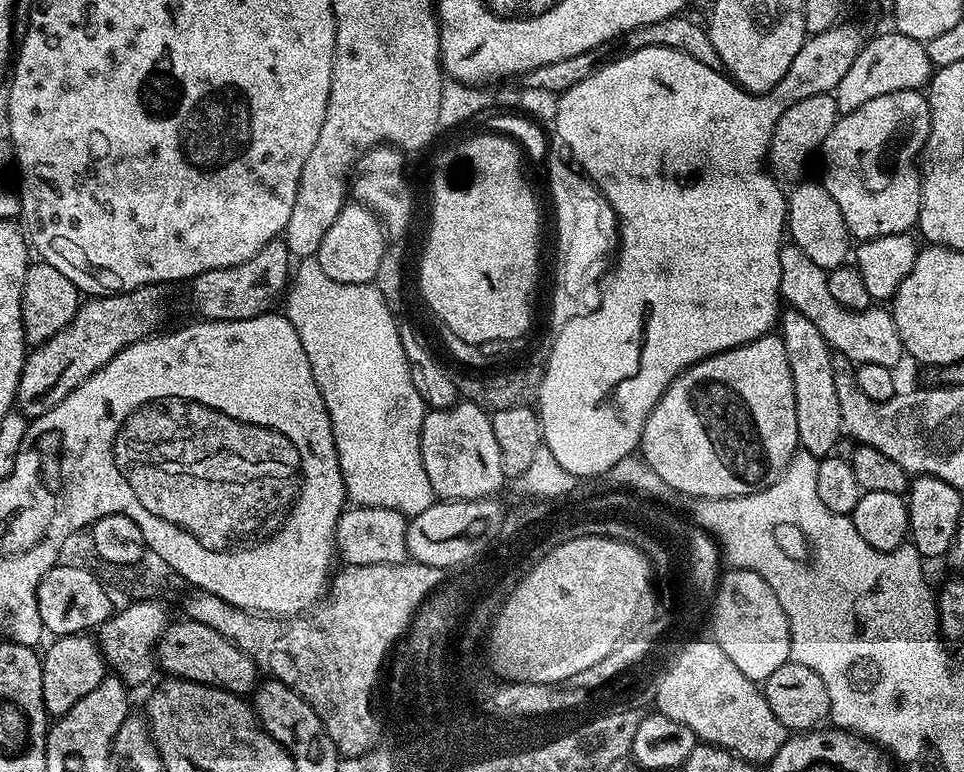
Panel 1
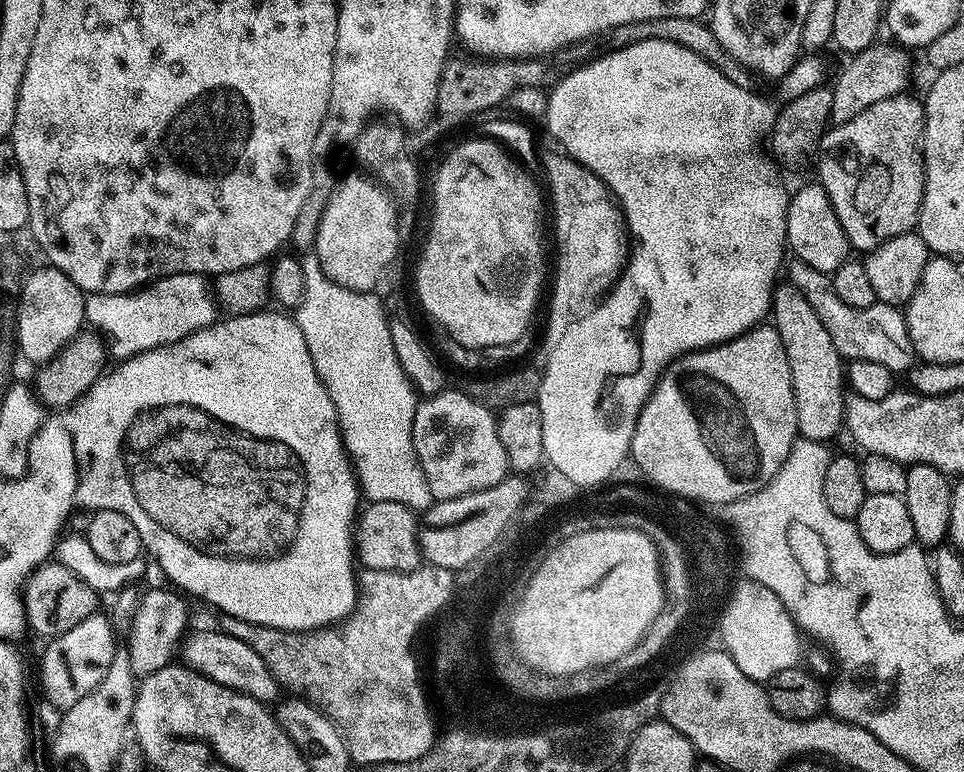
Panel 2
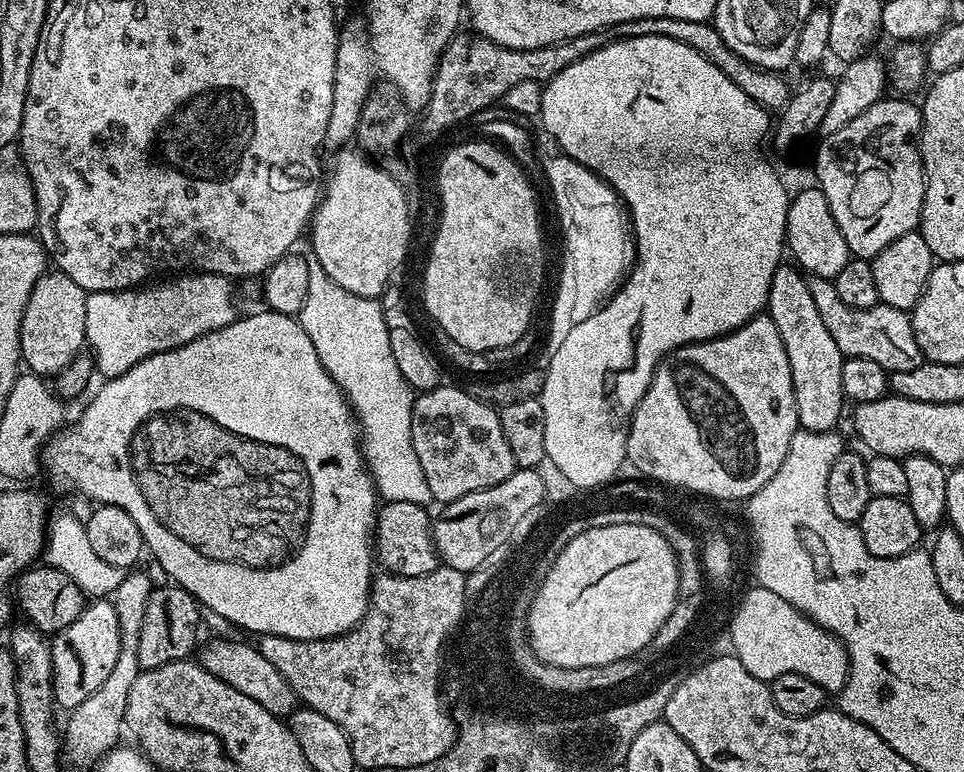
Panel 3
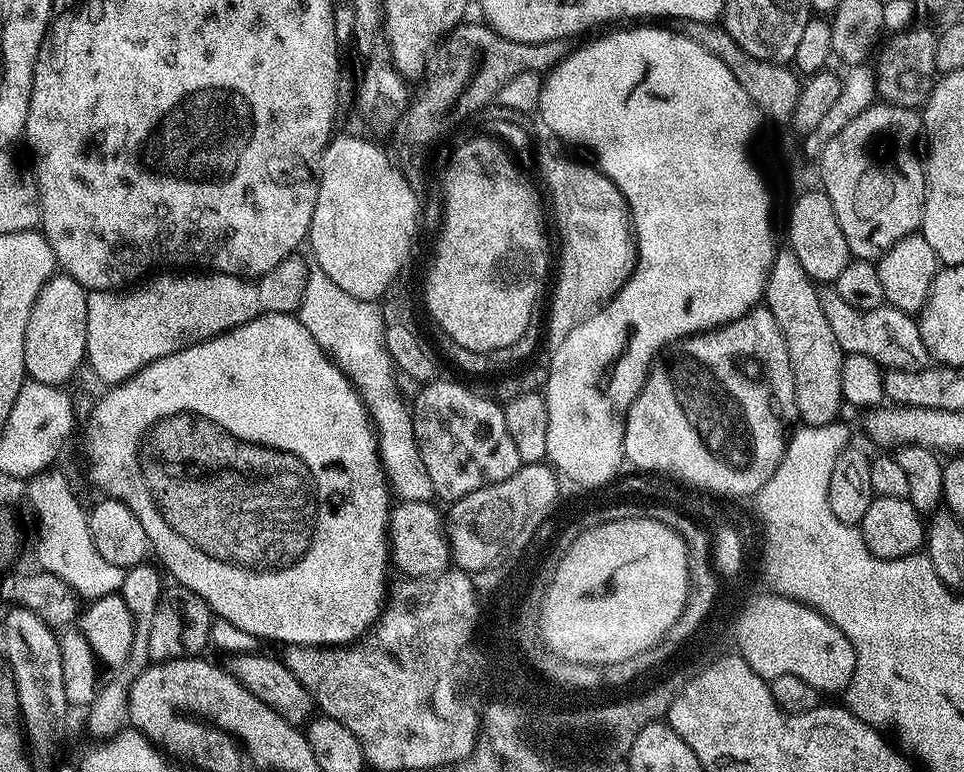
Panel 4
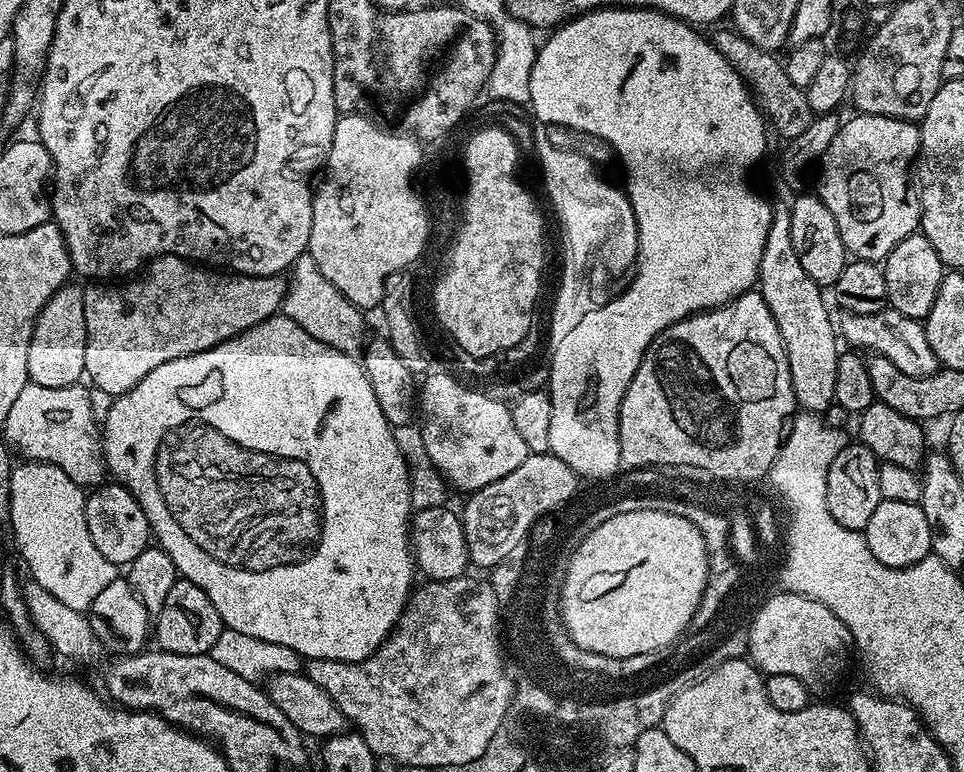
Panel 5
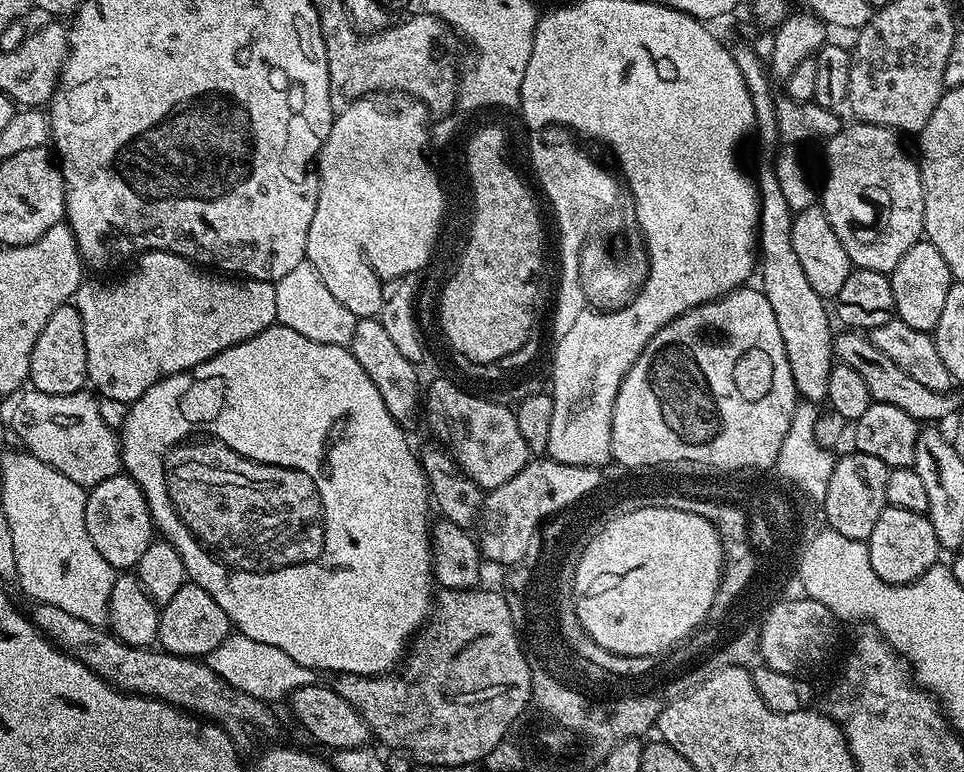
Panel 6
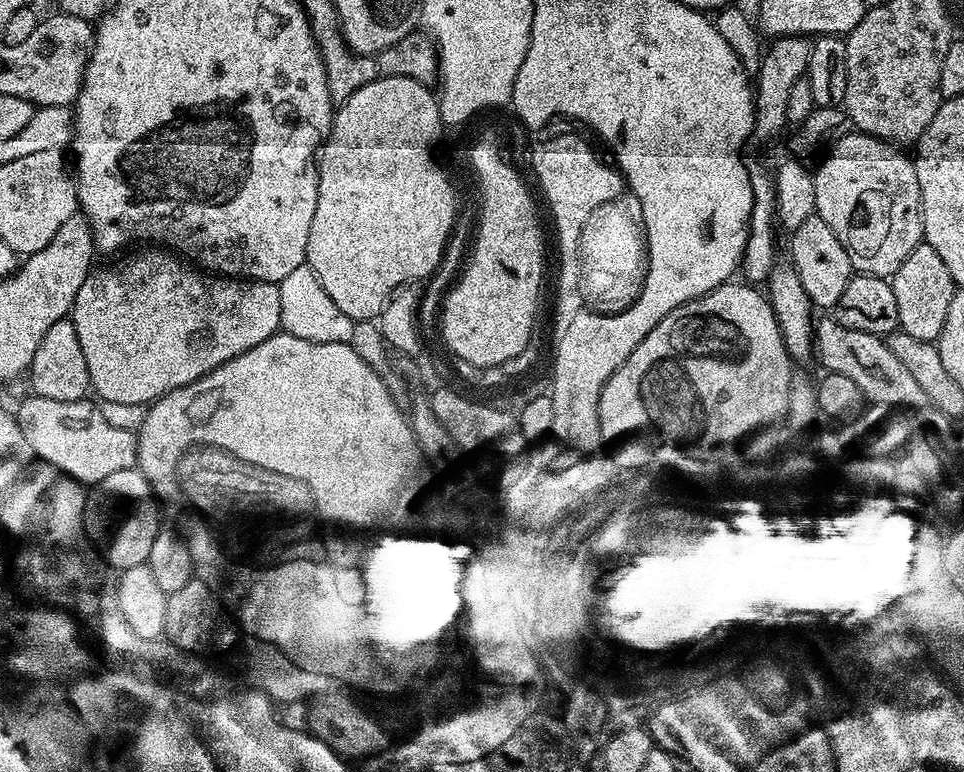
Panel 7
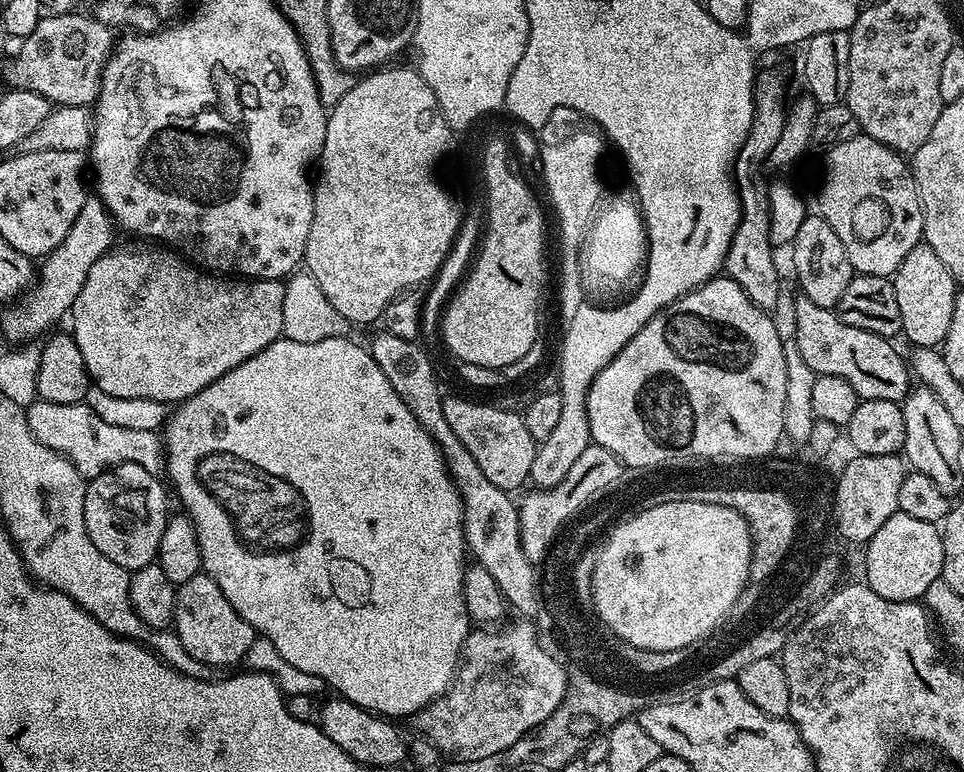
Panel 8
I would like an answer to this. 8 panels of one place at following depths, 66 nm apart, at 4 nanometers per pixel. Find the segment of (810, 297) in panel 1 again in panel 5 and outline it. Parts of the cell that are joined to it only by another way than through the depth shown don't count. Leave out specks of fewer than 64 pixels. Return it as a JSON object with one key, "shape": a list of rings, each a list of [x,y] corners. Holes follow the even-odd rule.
{"shape":[[[891,310],[864,315],[844,312],[841,317],[841,320],[840,317],[838,320],[838,336],[849,349],[890,358],[890,362],[894,362],[894,366],[898,366],[902,374],[910,374],[910,378],[932,376],[941,367],[934,350],[930,350],[930,342],[926,338],[926,330],[921,321],[906,318],[906,314],[898,314]]]}

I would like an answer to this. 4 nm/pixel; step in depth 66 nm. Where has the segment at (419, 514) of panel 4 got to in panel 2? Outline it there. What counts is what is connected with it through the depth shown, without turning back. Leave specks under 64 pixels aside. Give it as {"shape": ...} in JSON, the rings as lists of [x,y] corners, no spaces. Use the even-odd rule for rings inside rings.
{"shape":[[[371,501],[369,508],[359,513],[354,521],[354,556],[365,569],[412,572],[422,564],[420,555],[420,533],[418,531],[418,516],[415,511],[402,502]]]}

